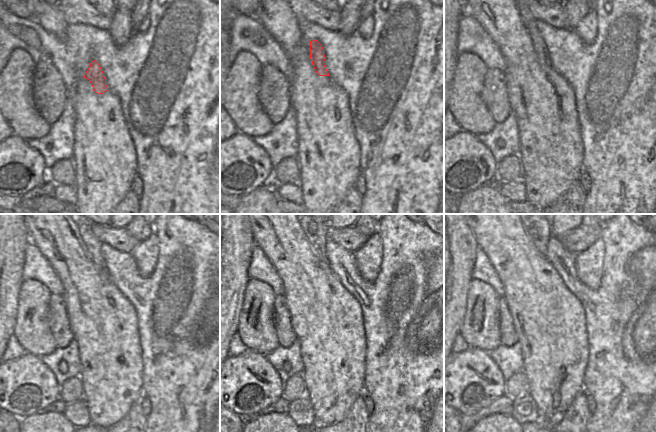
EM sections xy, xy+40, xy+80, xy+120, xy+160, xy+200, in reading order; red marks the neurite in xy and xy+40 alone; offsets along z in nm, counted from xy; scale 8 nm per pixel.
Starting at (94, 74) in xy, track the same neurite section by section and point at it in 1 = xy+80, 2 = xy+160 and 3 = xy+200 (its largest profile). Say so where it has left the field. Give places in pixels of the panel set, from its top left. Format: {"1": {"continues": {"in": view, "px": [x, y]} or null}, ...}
{"1": {"continues": {"in": "xy+80", "px": [540, 48]}}, "2": {"continues": {"in": "xy+160", "px": [316, 234]}}, "3": {"continues": {"in": "xy+200", "px": [539, 234]}}}

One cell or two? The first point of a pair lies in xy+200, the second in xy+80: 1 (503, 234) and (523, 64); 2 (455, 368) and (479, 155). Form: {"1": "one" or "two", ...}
{"1": "one", "2": "one"}

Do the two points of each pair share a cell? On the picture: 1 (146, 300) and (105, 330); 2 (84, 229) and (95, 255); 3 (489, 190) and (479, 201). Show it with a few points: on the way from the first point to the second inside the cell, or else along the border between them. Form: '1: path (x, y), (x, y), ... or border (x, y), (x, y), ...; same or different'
1: border (119, 290), (135, 311), (138, 331); different
2: path (87, 235), (93, 245), (93, 249); same
3: path (487, 193), (482, 198); same

